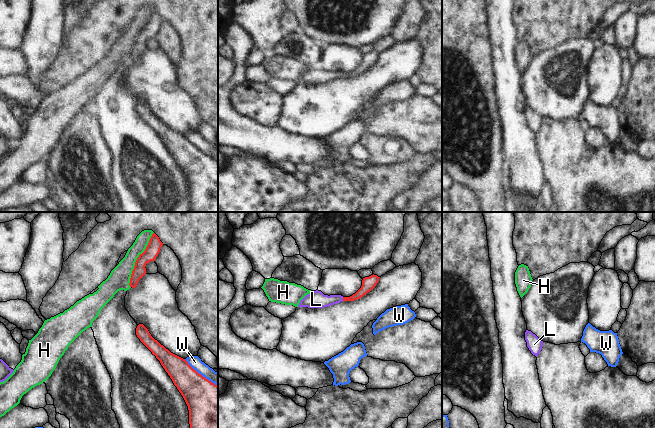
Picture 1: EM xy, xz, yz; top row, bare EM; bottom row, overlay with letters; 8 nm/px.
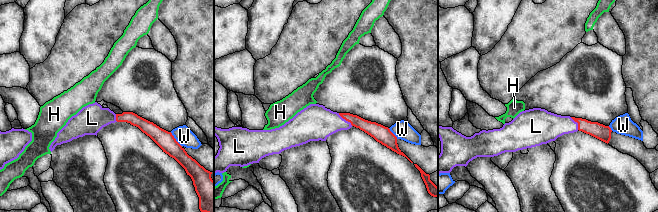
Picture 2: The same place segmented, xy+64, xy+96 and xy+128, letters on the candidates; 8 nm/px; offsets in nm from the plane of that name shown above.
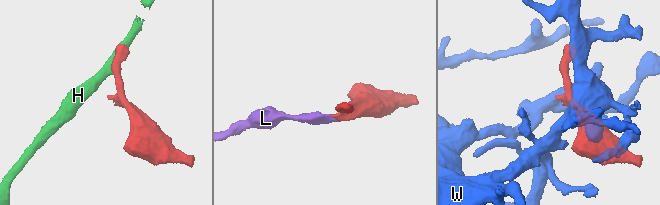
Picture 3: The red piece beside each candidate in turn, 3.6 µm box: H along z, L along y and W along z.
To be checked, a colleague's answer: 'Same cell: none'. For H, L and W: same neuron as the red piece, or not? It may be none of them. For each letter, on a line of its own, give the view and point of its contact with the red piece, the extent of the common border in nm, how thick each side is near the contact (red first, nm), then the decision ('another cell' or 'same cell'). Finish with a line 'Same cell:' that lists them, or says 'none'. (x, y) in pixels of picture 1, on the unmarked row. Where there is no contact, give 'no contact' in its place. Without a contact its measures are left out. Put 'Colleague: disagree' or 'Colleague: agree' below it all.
H: xy (137, 35) | 480 nm | 120/170 nm | another cell
L: xz (343, 75) | 30 nm | 110/140 nm | same cell
W: xy (200, 150) | 340 nm | 340/100 nm | another cell
Same cell: L
Colleague: disagree

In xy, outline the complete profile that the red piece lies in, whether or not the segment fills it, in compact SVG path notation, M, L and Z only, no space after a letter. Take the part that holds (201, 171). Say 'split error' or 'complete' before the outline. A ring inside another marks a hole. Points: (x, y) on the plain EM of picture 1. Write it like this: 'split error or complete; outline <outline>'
complete; outline M143 100L137 102L136 111L160 137L183 172L189 186L188 212L218 212L218 162L161 121Z

